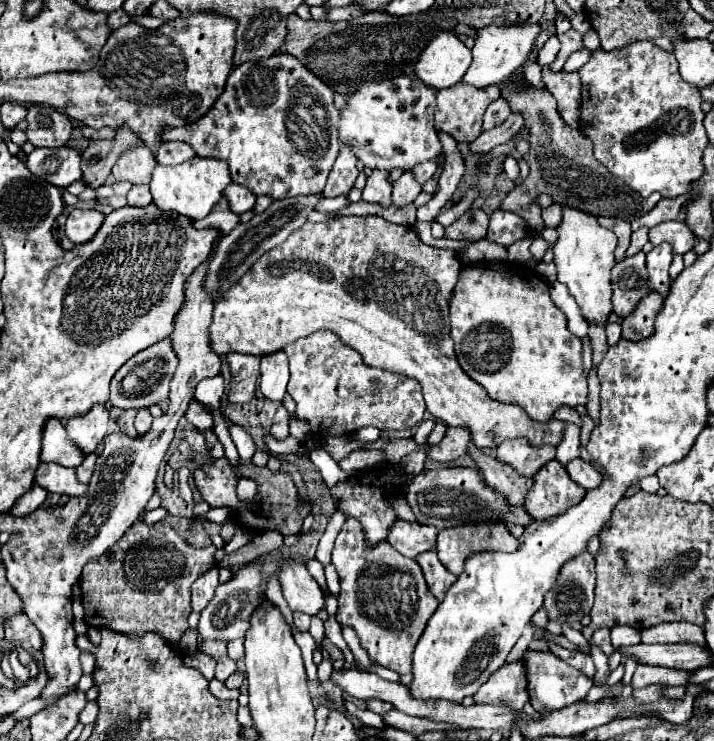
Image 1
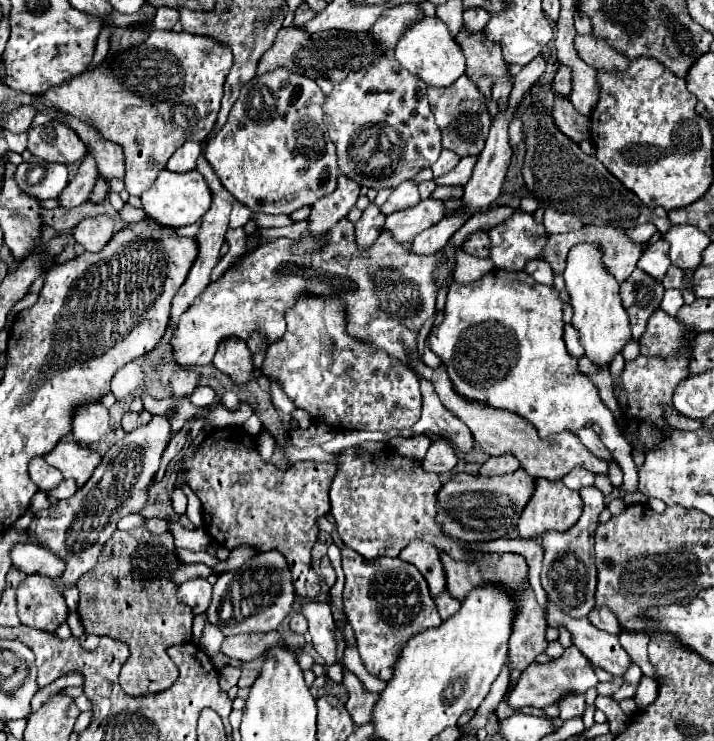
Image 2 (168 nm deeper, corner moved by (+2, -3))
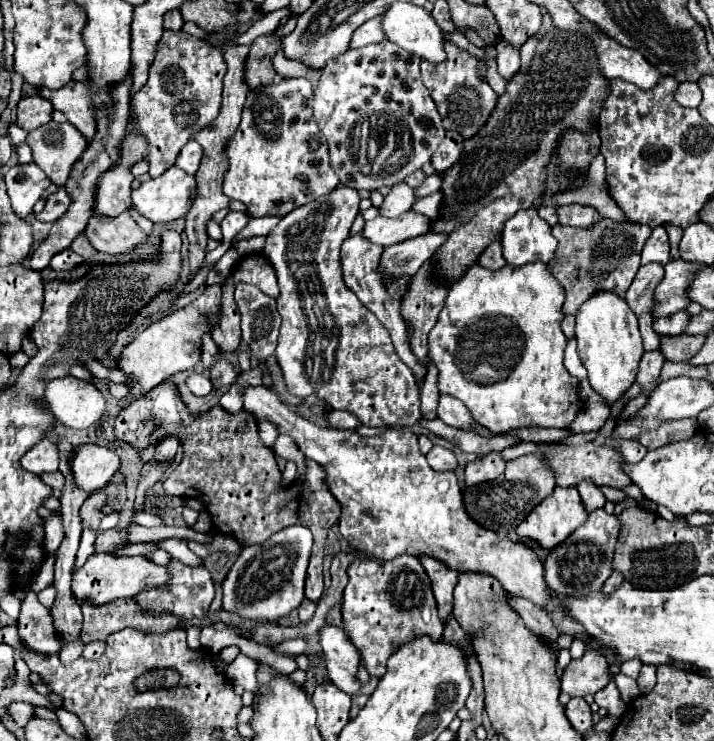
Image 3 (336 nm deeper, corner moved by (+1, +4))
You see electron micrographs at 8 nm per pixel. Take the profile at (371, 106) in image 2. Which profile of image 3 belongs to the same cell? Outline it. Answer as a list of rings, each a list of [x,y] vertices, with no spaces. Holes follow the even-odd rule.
[[[386,40],[366,48],[348,50],[346,54],[330,60],[326,70],[322,70],[320,80],[314,84],[312,110],[320,132],[328,140],[330,166],[344,186],[356,190],[378,190],[382,186],[402,182],[408,174],[430,162],[438,142],[444,138],[442,118],[430,98],[430,92],[422,84],[420,58],[406,50],[398,50],[398,46]],[[372,114],[380,114],[380,128],[384,128],[380,130],[380,162],[374,162],[370,152],[364,164],[360,162],[364,154],[354,154],[352,160],[350,142],[354,126]],[[384,120],[388,120],[388,130]]]

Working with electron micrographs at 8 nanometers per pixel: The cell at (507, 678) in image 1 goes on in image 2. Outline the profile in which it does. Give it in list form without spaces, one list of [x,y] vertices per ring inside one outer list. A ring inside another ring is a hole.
[[[571,645],[565,649],[565,653],[559,659],[551,659],[547,663],[531,663],[519,677],[519,681],[507,689],[505,693],[505,701],[513,707],[513,709],[521,709],[521,707],[545,707],[545,705],[553,705],[557,703],[557,697],[561,697],[561,693],[585,693],[589,687],[597,685],[597,677],[591,669],[591,663],[585,661],[585,657],[581,657],[581,651]]]

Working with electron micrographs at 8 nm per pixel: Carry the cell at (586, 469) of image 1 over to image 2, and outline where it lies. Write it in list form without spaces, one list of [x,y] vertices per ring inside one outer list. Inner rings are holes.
[[[593,485],[583,487],[579,491],[583,499],[583,513],[579,521],[559,533],[549,531],[543,535],[543,571],[541,571],[541,585],[547,591],[549,599],[569,617],[587,617],[587,613],[593,609],[593,597],[595,597],[595,585],[597,585],[597,569],[593,565],[593,533],[597,527],[597,517],[605,509],[605,495]]]

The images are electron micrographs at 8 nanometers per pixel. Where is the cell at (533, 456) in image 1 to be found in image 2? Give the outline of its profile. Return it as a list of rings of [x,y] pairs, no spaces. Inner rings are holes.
[[[503,453],[499,457],[489,457],[483,467],[481,467],[481,475],[511,475],[515,471],[521,469],[521,463],[517,461],[517,457],[513,453]]]

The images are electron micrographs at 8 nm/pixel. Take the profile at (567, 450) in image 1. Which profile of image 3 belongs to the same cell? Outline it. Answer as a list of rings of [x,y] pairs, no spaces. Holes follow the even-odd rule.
[[[582,482],[582,486],[578,486],[578,492],[582,496],[582,504],[584,504],[586,512],[594,512],[594,510],[602,508],[606,502],[602,490],[598,490],[598,486],[590,486],[590,482]]]

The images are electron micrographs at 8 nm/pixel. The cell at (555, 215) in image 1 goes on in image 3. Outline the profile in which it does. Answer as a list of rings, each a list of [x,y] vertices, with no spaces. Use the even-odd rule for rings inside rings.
[[[570,204],[570,206],[558,208],[558,218],[560,218],[560,224],[576,226],[576,228],[592,228],[594,224],[598,224],[602,220],[602,216],[598,212],[594,212],[594,208],[580,206],[580,204]]]

